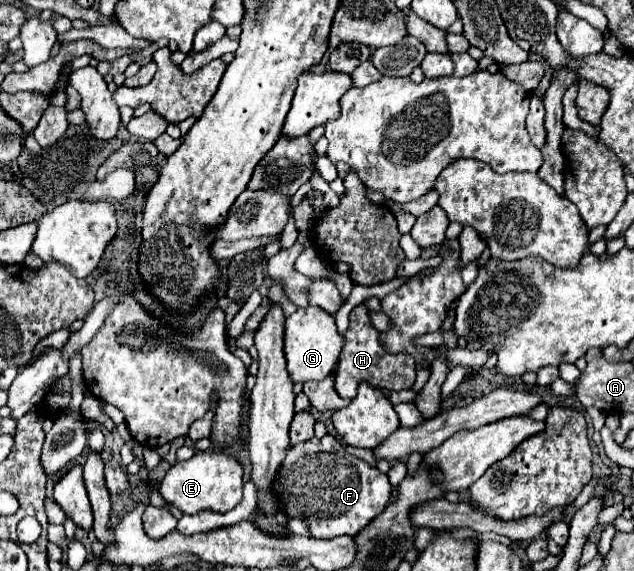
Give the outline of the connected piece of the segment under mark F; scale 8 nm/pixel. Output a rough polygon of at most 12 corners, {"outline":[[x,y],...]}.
{"outline":[[330,433],[288,447],[272,495],[316,539],[362,531],[384,473]]}

